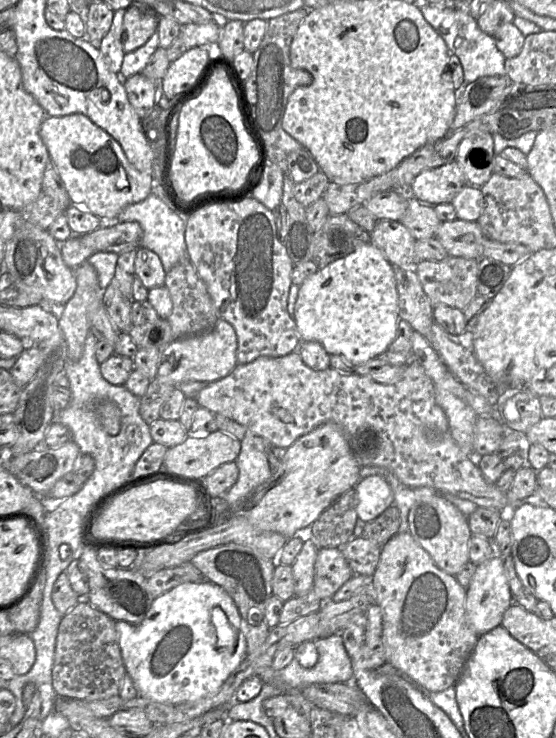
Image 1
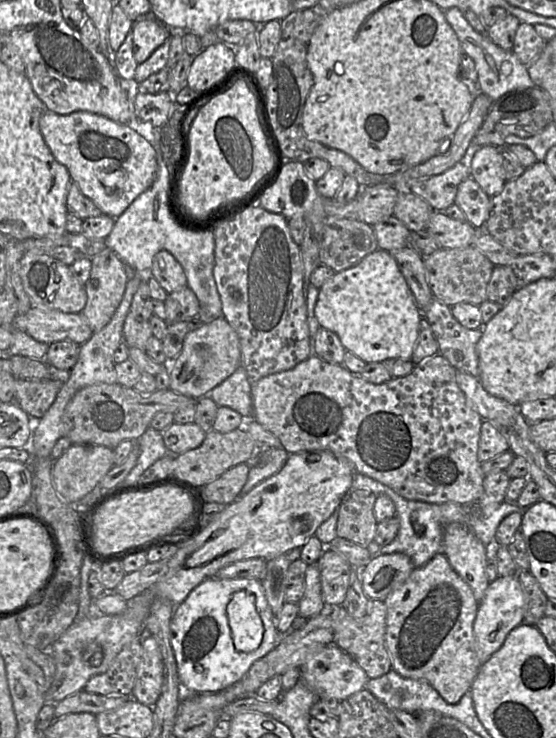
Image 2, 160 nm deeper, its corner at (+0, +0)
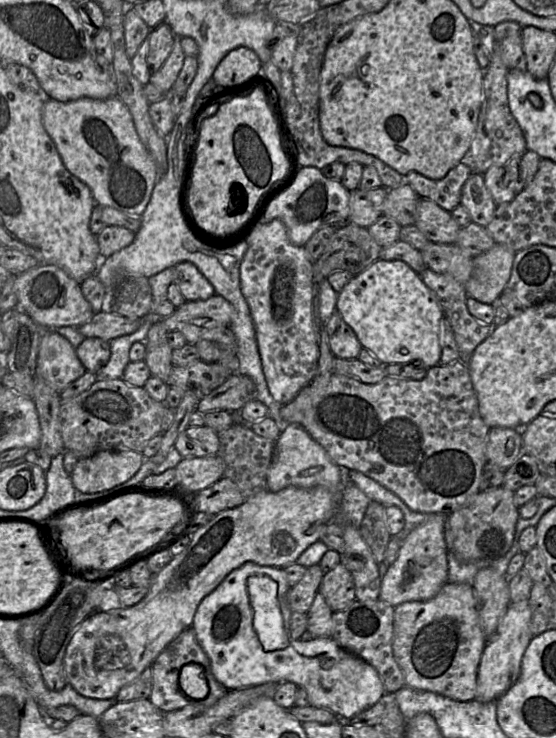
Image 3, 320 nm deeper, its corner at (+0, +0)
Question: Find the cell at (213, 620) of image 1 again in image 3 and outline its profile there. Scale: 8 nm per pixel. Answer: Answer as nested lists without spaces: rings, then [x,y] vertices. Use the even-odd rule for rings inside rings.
[[[248,562],[229,573],[220,583],[220,585],[201,601],[194,615],[191,628],[195,631],[197,640],[210,661],[211,673],[214,678],[228,691],[262,684],[280,684],[282,682],[292,682],[305,689],[308,695],[309,703],[312,706],[331,711],[344,721],[353,720],[359,713],[375,705],[382,698],[382,696],[386,694],[382,680],[372,665],[342,648],[333,638],[315,637],[310,641],[302,641],[300,639],[292,638],[290,628],[291,611],[287,604],[287,593],[289,589],[290,586],[287,581],[287,575],[281,567],[261,566]]]

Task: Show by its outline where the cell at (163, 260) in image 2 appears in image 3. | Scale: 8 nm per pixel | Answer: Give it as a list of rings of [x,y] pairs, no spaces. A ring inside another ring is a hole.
[[[181,262],[174,267],[174,281],[186,301],[206,300],[215,295],[212,284],[190,262]]]

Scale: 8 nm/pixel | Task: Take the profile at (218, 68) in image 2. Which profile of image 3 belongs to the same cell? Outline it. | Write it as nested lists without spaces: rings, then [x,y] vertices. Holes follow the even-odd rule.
[[[238,47],[229,51],[219,62],[212,74],[211,80],[219,86],[245,83],[253,78],[263,76],[260,73],[261,66],[262,62],[253,50],[246,47]]]

